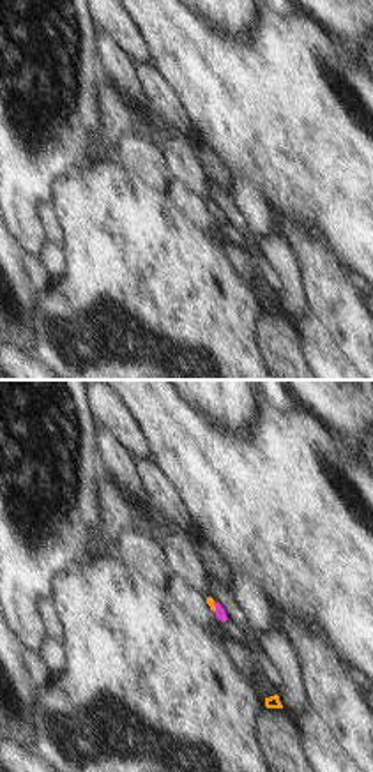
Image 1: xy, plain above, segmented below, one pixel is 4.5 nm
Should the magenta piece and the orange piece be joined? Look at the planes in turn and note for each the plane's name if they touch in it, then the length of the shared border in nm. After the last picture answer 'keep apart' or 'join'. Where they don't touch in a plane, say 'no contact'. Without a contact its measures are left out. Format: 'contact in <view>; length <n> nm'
contact in xy; length 60 nm

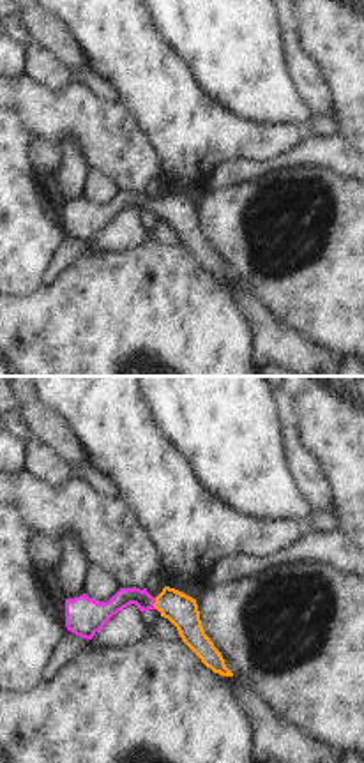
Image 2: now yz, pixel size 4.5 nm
contact in yz; length 60 nm

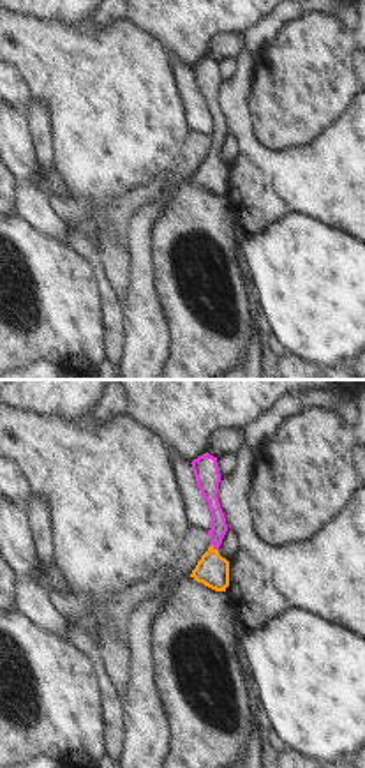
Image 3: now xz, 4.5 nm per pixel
contact in xz; length 50 nm

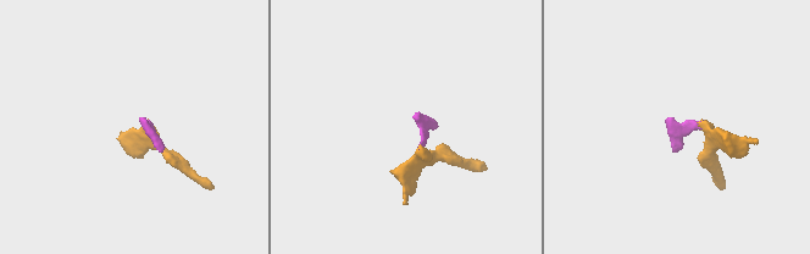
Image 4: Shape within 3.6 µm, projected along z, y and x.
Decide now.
join

